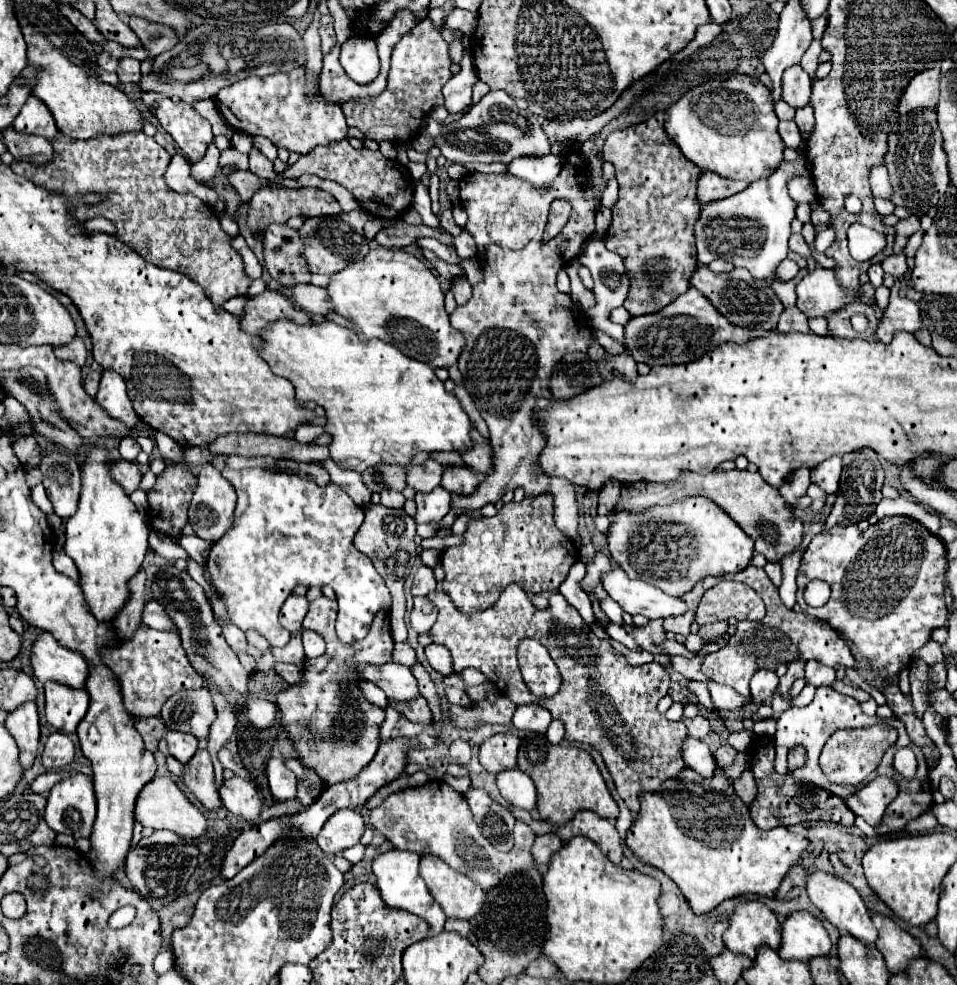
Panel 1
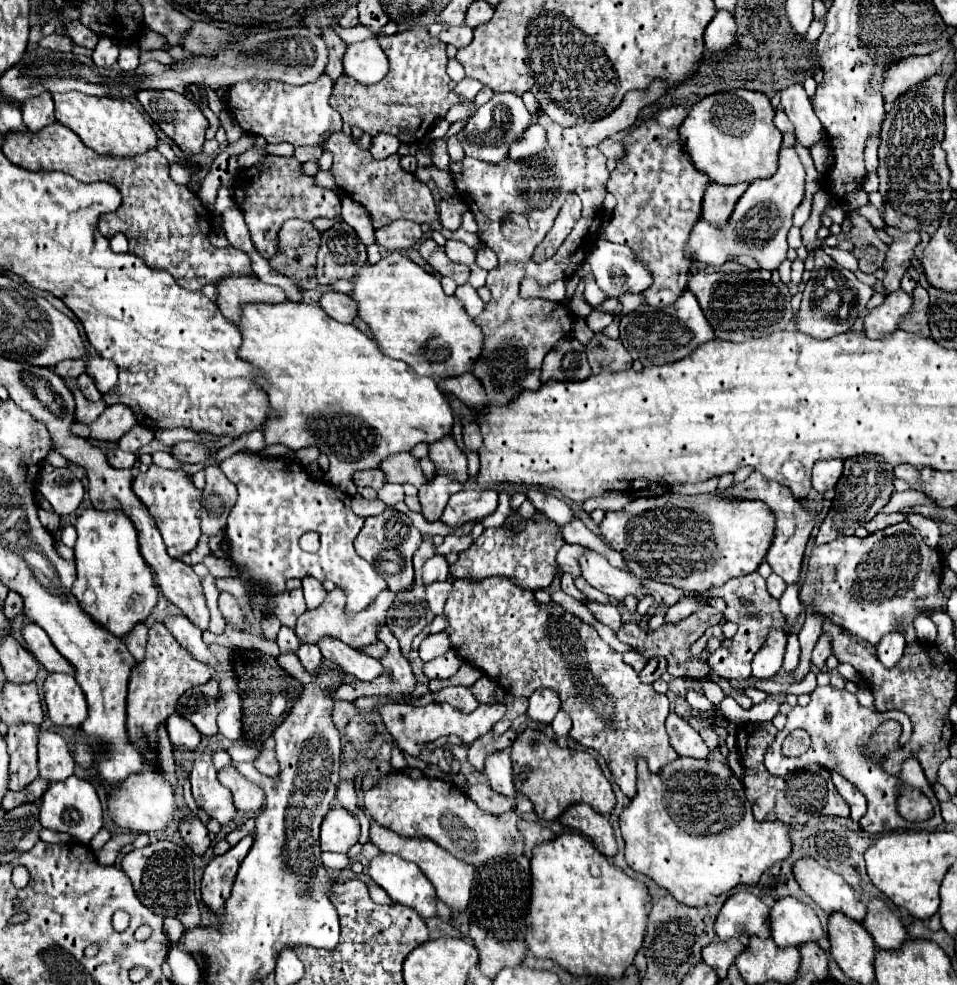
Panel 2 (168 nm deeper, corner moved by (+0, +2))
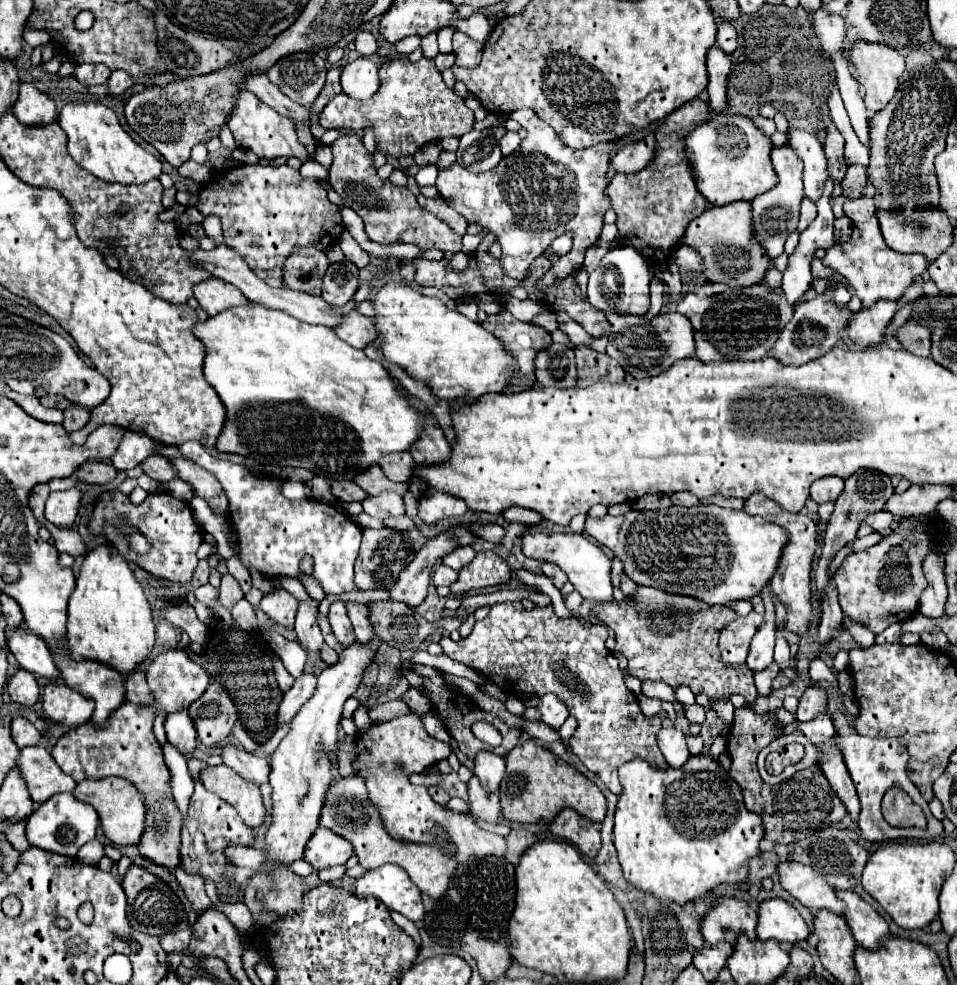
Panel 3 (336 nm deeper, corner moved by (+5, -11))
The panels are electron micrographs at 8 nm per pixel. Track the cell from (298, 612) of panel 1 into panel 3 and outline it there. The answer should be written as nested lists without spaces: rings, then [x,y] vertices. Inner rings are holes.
[[[273,589],[271,593],[263,595],[259,607],[275,623],[281,623],[281,625],[285,625],[289,629],[293,627],[295,613],[297,613],[297,599],[289,591],[285,591],[285,589]]]

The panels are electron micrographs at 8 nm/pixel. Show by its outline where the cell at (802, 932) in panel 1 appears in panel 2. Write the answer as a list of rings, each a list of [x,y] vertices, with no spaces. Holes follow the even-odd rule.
[[[782,898],[770,912],[772,940],[780,948],[818,942],[824,936],[816,912],[796,898]]]

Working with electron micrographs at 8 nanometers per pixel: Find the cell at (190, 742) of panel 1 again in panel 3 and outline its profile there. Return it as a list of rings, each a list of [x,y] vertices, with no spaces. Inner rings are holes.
[[[187,711],[169,713],[165,719],[165,733],[167,733],[169,743],[175,749],[179,749],[183,755],[193,753],[195,741],[197,741],[197,731],[195,731],[195,725]]]

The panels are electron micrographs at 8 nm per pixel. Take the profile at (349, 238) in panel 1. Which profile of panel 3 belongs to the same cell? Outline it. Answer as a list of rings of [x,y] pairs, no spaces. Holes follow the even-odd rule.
[[[351,261],[331,263],[323,279],[321,297],[333,307],[343,307],[347,301],[353,299],[357,287],[359,287],[359,269]]]

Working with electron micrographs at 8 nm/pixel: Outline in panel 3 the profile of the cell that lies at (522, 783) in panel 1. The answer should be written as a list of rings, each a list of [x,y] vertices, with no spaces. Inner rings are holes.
[[[479,751],[475,757],[473,773],[479,781],[483,781],[483,787],[487,787],[487,791],[495,793],[505,773],[505,759],[491,751]]]

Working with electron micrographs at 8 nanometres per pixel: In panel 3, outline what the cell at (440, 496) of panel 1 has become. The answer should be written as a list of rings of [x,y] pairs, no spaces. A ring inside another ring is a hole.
[[[437,489],[425,491],[419,499],[419,517],[427,525],[435,525],[437,521],[447,517],[461,517],[467,511],[469,507],[463,499],[447,495],[447,493],[439,493]]]

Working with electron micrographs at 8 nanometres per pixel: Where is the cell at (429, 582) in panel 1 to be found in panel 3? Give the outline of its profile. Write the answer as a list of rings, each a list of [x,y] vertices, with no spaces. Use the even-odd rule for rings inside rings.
[[[437,565],[435,571],[433,571],[433,583],[435,587],[441,587],[441,585],[451,585],[455,583],[459,577],[459,573],[447,565]]]

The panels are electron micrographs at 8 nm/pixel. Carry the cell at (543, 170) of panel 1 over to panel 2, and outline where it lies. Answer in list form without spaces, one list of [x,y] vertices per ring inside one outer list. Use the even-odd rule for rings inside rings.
[[[532,124],[516,142],[516,146],[510,146],[510,158],[514,162],[518,160],[528,160],[532,156],[538,156],[546,150],[546,130],[540,124]]]

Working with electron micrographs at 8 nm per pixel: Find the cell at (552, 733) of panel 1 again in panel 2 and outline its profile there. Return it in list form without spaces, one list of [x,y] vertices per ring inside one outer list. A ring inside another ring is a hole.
[[[562,710],[556,714],[556,718],[552,720],[552,730],[554,730],[554,734],[562,740],[564,736],[568,736],[568,732],[570,732],[570,726],[572,726],[572,720],[568,718],[568,714],[564,714]]]

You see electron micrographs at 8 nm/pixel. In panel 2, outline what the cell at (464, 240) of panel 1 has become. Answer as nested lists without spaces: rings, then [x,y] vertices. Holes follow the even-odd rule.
[[[336,134],[336,138],[328,138],[324,144],[322,144],[322,150],[328,150],[332,152],[334,156],[334,164],[332,164],[332,174],[334,174],[334,180],[338,184],[338,188],[342,188],[344,194],[348,194],[350,198],[354,198],[356,202],[360,202],[370,218],[372,218],[372,224],[374,228],[382,228],[382,226],[388,226],[392,224],[394,220],[412,220],[412,222],[428,222],[432,224],[432,230],[440,230],[446,238],[456,238],[460,242],[466,242],[470,248],[478,248],[480,246],[480,240],[476,234],[472,232],[466,232],[464,228],[458,228],[456,232],[450,232],[450,230],[444,230],[438,222],[438,212],[436,212],[436,204],[432,200],[432,194],[430,194],[430,188],[424,186],[414,174],[406,172],[402,166],[400,166],[400,156],[394,154],[392,158],[384,158],[384,160],[376,160],[368,150],[360,150],[352,136],[346,136],[346,134]]]

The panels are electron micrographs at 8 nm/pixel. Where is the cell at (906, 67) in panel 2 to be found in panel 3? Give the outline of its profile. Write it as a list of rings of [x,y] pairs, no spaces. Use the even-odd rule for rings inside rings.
[[[855,41],[851,45],[851,59],[849,61],[853,67],[853,77],[857,79],[857,83],[861,87],[861,95],[863,95],[867,111],[873,113],[873,111],[883,109],[891,101],[891,95],[895,95],[895,87],[899,85],[899,75],[905,67],[905,57],[887,45]]]

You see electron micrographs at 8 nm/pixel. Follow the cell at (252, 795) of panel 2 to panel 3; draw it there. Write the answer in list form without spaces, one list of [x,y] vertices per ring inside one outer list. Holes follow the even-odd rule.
[[[227,765],[219,767],[207,767],[199,773],[199,781],[203,787],[215,795],[219,795],[223,801],[233,805],[245,825],[259,827],[265,821],[265,805],[261,799],[261,789],[257,783],[251,783],[237,775]]]

